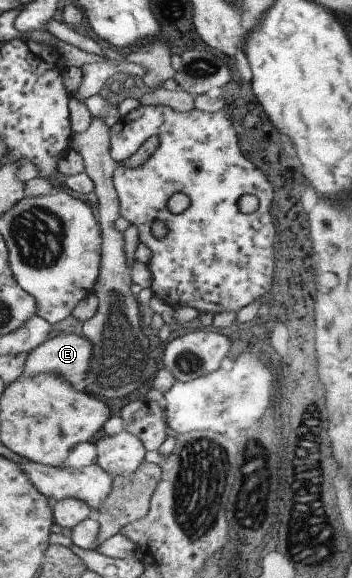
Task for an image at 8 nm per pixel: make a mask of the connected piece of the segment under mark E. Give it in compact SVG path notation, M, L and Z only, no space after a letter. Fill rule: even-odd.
M60 332L28 353L21 375L30 377L54 373L75 386L86 379L90 357L88 339L82 335Z

